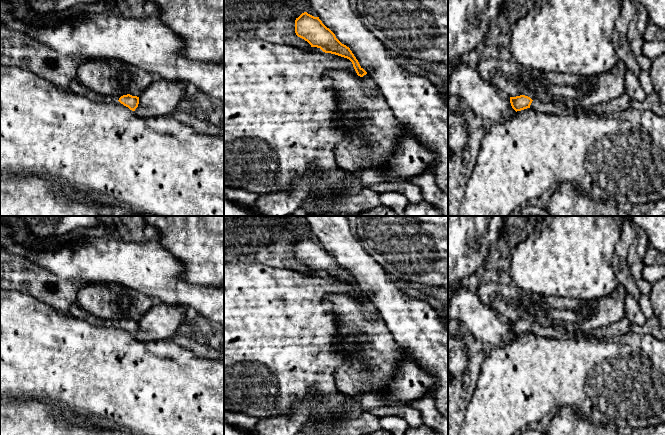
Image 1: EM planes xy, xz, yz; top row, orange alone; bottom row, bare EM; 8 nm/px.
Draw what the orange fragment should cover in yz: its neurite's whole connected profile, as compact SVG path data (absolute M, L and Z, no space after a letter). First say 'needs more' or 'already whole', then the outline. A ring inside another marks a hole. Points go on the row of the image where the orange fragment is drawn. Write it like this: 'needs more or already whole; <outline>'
already whole; M525 95L510 97L511 106L516 112L530 108L532 101L530 97Z

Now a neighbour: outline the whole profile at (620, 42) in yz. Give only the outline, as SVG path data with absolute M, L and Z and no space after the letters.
M621 0L620 16L616 20L612 33L612 44L618 60L626 65L628 71L639 76L641 69L628 41L628 31L635 13L636 3L634 0Z

